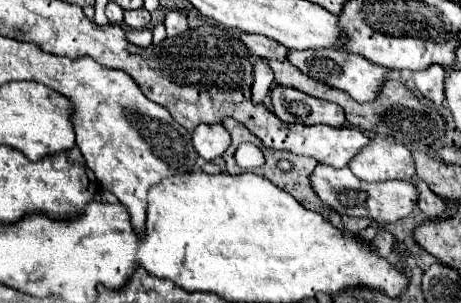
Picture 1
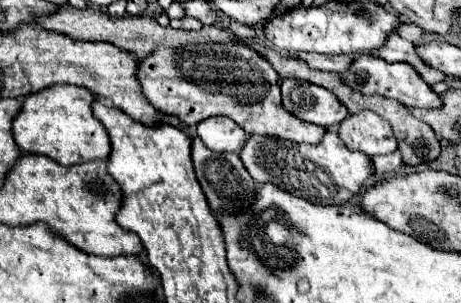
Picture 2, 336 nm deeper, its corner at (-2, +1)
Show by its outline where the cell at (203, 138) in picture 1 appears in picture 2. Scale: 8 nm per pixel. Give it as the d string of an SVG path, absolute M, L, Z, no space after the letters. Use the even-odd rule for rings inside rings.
M209 117L197 125L199 139L211 151L231 151L239 153L245 145L245 131L229 117Z

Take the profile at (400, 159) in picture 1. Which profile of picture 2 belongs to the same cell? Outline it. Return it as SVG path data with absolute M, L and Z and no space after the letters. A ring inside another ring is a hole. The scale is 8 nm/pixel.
M361 111L343 119L343 123L337 127L337 133L349 149L361 151L369 157L397 151L397 141L393 139L389 123L373 111Z

